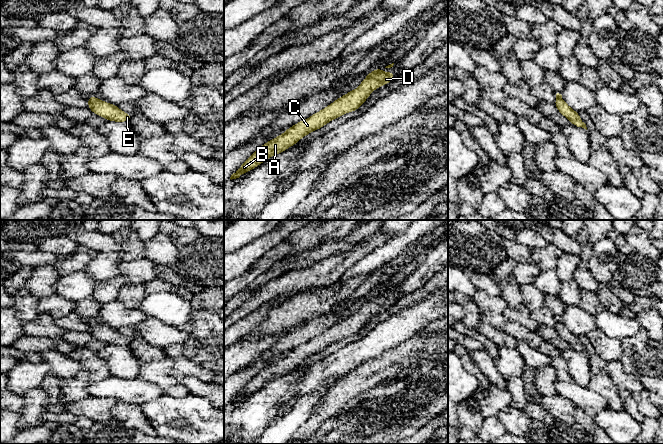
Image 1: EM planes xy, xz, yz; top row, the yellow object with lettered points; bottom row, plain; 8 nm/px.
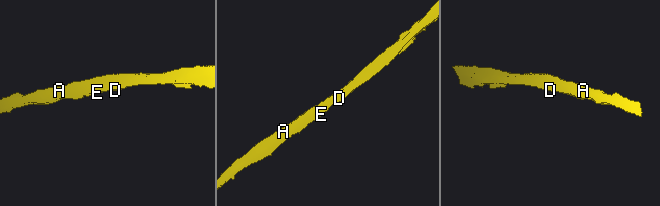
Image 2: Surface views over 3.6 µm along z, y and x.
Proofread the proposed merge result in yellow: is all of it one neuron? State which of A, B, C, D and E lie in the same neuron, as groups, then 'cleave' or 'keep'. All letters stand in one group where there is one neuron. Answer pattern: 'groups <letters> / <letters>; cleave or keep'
groups A B C D E; keep

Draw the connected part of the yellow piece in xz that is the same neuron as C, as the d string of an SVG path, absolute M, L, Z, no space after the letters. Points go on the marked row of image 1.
M376 68L360 83L355 90L347 92L342 97L335 99L330 105L311 115L309 118L296 123L272 140L264 143L231 175L230 179L239 178L243 173L248 173L265 160L276 154L282 153L315 130L321 129L327 123L340 116L357 111L368 99L375 89L389 84L396 77L395 72L383 73L383 68Z

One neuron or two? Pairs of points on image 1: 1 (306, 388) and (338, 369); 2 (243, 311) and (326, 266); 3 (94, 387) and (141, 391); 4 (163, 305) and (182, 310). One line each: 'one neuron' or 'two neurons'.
1: one neuron
2: one neuron
3: one neuron
4: one neuron

